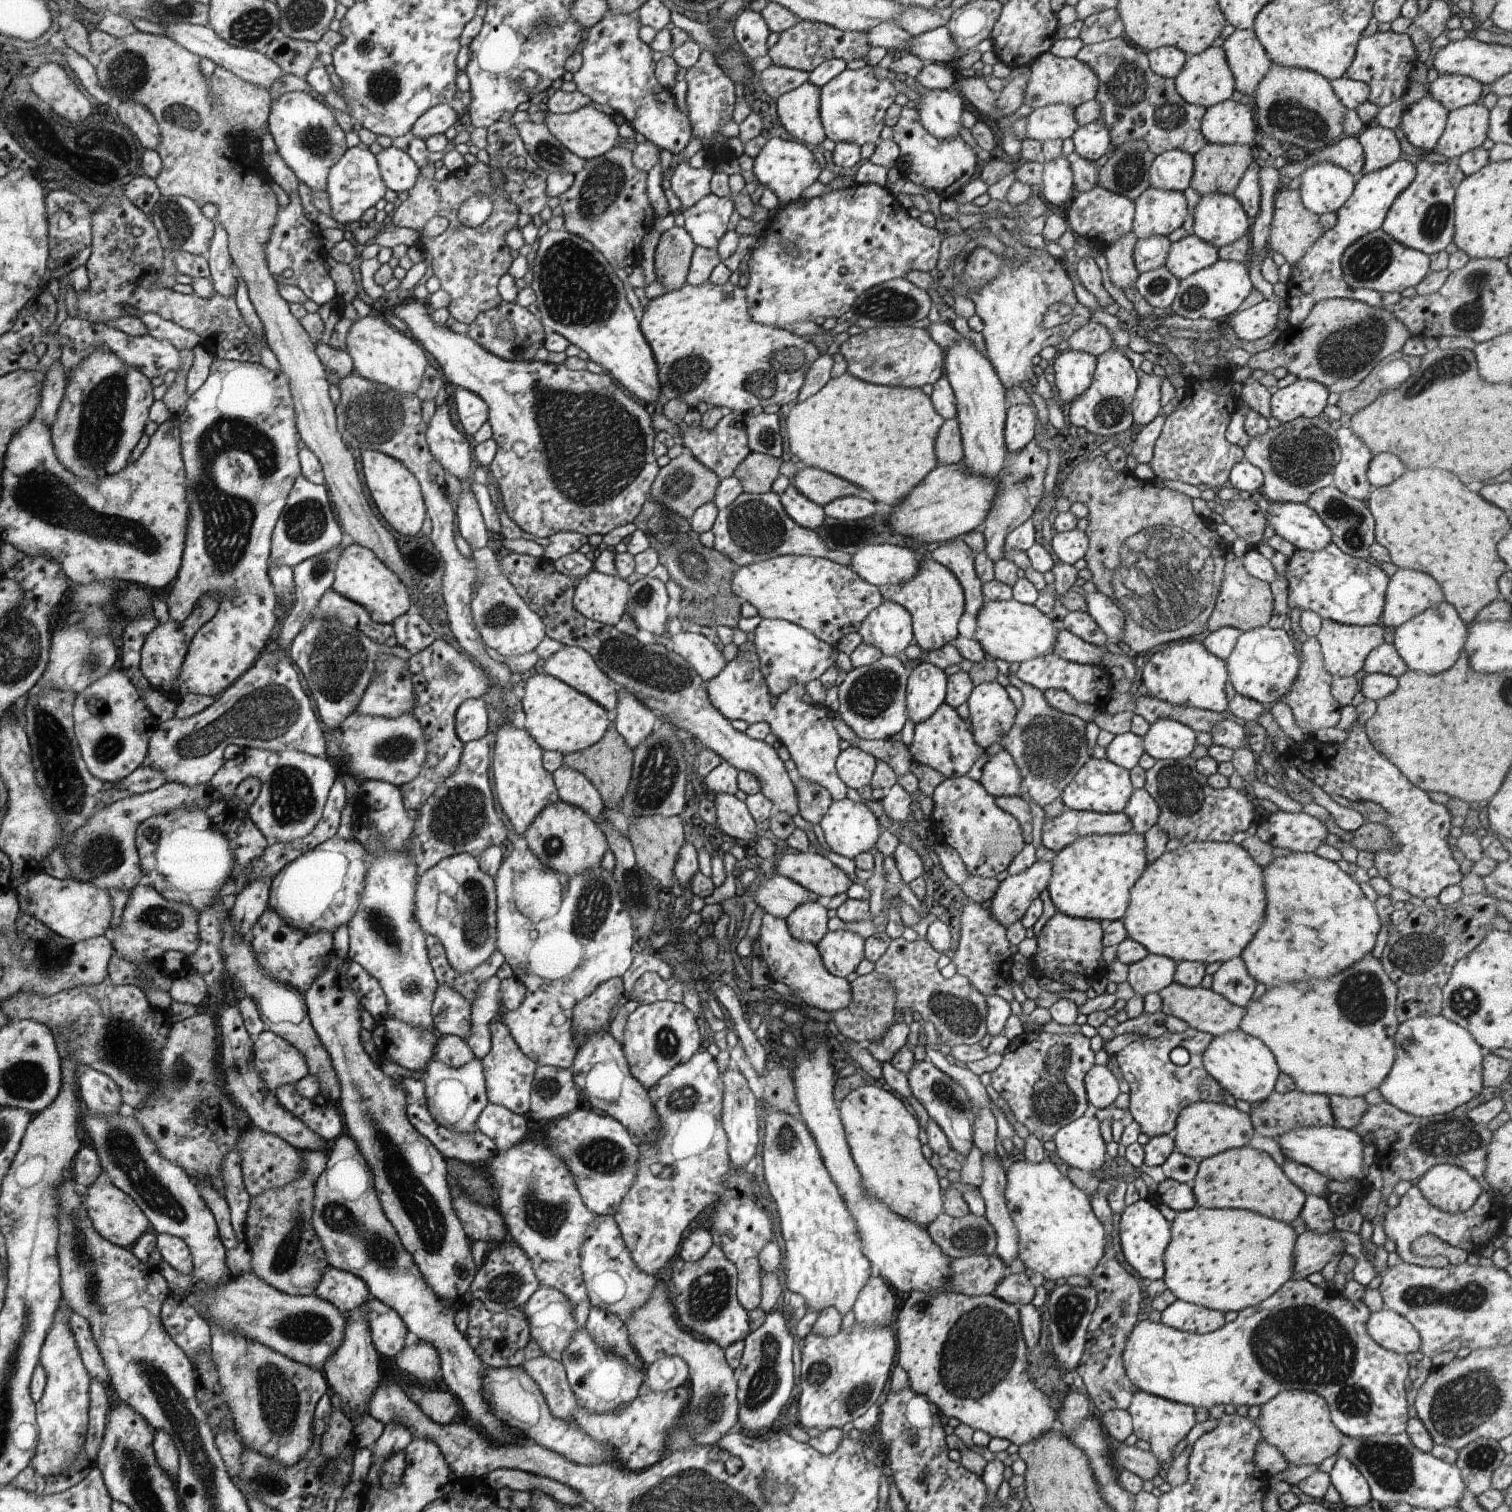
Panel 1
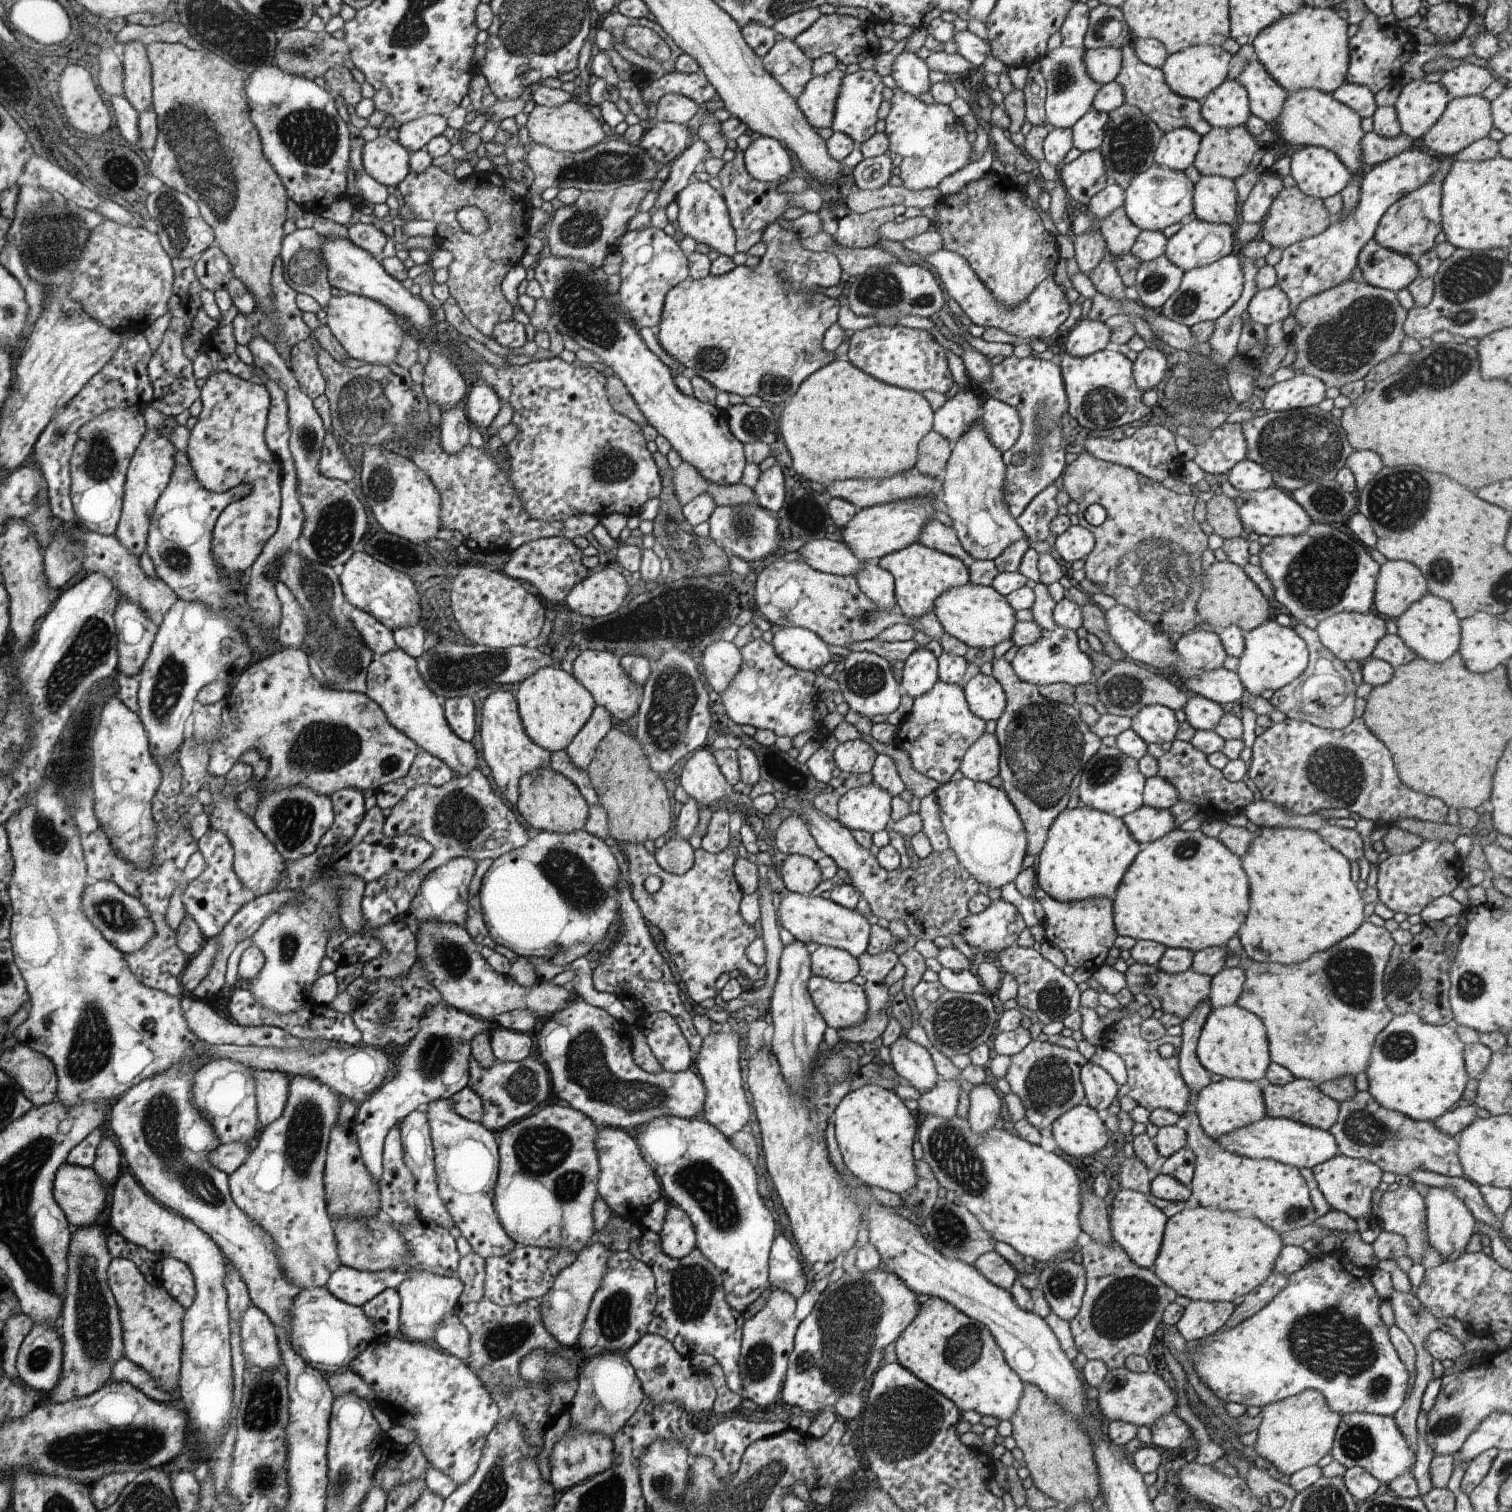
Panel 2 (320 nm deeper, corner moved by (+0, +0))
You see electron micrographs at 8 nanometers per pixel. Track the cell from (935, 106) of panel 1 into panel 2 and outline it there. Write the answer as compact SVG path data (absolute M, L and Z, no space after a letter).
M904 51L896 56L891 76L898 87L918 99L925 92L929 92L932 86L928 81L928 71L929 66L925 60L920 59L917 54Z

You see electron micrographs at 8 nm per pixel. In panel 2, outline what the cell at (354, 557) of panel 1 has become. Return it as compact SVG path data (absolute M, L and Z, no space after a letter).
M354 551L345 562L339 580L347 607L366 611L392 632L418 626L420 596L406 574L388 568L386 564L378 562L364 551Z

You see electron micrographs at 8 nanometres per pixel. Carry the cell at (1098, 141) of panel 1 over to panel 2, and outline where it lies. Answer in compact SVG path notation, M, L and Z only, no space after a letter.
M1092 108L1074 123L1073 146L1080 152L1098 149L1105 137L1109 113Z

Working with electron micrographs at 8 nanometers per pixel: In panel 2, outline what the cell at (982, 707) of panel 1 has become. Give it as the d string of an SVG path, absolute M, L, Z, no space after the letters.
M976 674L963 688L970 711L982 721L998 721L1007 706L1002 686L992 677Z

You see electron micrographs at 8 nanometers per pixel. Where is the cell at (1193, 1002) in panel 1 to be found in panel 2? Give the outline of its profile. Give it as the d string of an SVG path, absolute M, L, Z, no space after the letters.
M1135 963L1124 974L1126 987L1132 995L1136 996L1139 993L1145 993L1149 997L1157 997L1162 1001L1161 1010L1164 1013L1176 1014L1182 1020L1193 1013L1203 1001L1209 999L1211 992L1211 978L1191 969L1182 973L1169 974L1164 973L1156 965Z

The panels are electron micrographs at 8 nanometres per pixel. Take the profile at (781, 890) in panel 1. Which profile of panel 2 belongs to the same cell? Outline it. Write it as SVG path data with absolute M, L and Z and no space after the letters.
M800 893L788 894L780 902L778 918L780 918L781 928L791 932L796 941L805 945L814 942L819 946L836 947L849 952L854 958L858 958L867 950L871 925L856 909L840 906L820 895L814 897Z

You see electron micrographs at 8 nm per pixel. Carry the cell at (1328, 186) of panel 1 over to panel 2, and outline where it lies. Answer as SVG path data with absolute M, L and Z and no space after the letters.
M1314 145L1295 150L1291 156L1291 175L1304 194L1322 200L1341 193L1352 178L1333 152Z

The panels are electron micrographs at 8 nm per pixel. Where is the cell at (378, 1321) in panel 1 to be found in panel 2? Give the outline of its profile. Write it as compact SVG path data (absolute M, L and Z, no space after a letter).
M384 1289L376 1297L362 1306L370 1320L374 1322L374 1342L386 1342L396 1337L400 1326L401 1298L396 1289Z

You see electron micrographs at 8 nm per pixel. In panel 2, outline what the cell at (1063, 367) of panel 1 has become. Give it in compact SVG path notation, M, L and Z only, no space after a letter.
M1080 318L1078 326L1063 338L1064 351L1082 358L1109 348L1110 340L1111 330L1105 322Z

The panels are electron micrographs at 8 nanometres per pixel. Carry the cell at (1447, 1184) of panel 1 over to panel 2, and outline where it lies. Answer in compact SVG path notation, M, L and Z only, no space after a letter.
M1431 1188L1424 1194L1426 1208L1426 1234L1428 1244L1438 1250L1444 1263L1458 1260L1465 1252L1472 1234L1476 1231L1476 1219L1467 1204L1450 1189Z

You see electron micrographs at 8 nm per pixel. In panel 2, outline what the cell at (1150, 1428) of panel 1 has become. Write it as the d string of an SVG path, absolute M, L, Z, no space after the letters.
M1125 1367L1109 1371L1098 1387L1098 1404L1095 1406L1110 1421L1124 1421L1138 1428L1151 1428L1162 1416L1175 1410L1177 1395L1154 1372L1130 1372Z

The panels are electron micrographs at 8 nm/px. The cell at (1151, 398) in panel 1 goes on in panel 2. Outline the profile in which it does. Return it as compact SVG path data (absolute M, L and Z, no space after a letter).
M1147 346L1133 362L1133 377L1141 391L1148 391L1162 381L1168 369L1166 352L1158 347Z

